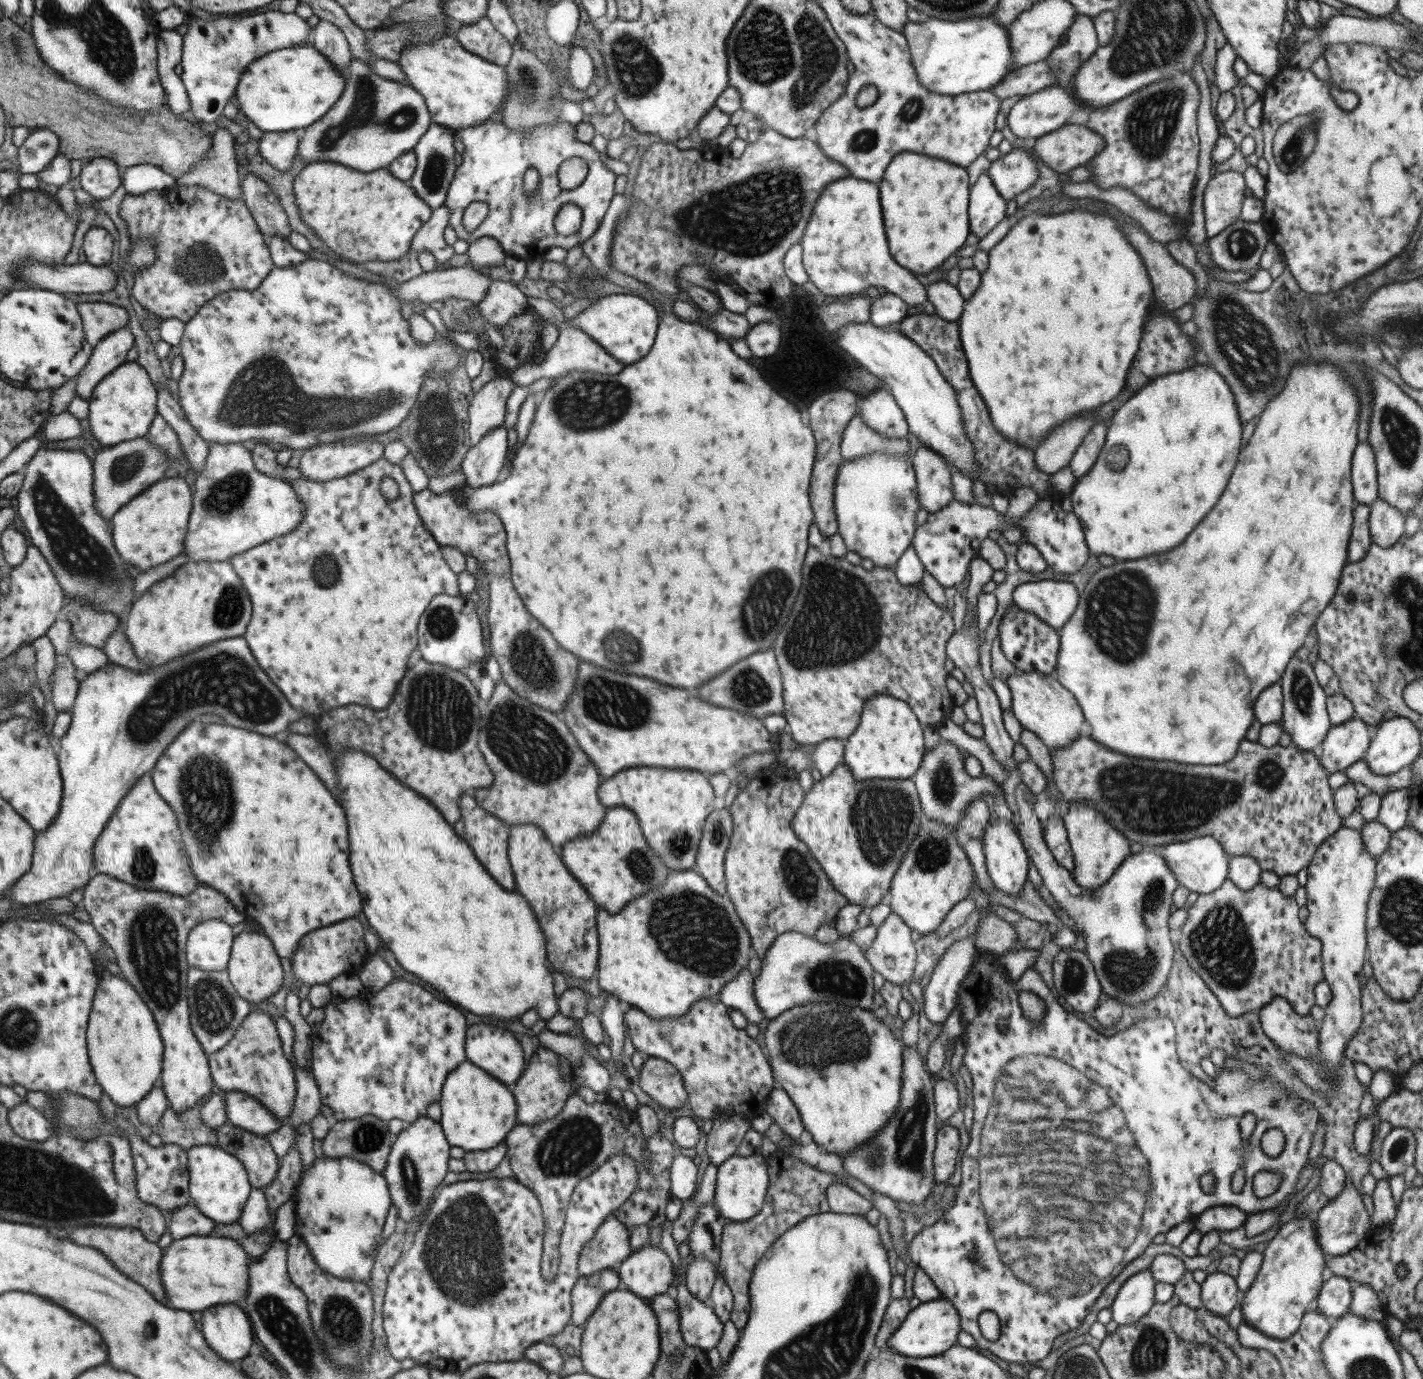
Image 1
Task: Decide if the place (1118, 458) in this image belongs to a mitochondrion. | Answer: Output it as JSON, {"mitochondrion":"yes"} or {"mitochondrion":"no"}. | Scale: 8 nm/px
{"mitochondrion":"yes"}

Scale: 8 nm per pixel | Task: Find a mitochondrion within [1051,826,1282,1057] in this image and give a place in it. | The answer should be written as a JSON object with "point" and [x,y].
{"point":[1220,943]}

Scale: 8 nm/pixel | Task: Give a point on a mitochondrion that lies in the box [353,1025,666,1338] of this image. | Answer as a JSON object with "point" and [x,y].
{"point":[459,1252]}

